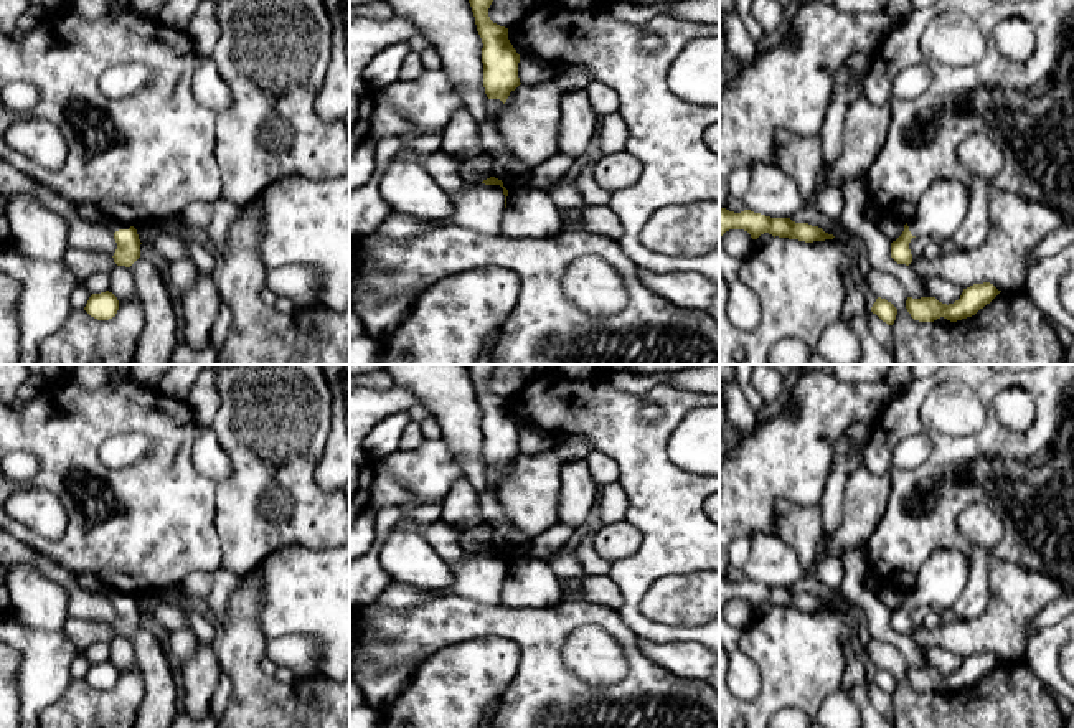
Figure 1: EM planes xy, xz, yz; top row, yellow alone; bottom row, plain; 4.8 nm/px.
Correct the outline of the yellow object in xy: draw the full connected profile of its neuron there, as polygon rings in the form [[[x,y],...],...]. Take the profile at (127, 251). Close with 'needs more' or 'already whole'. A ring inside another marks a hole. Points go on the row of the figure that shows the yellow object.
[[[78,203],[76,210],[89,223],[104,226],[114,233],[117,249],[112,258],[117,266],[130,267],[140,258],[142,243],[134,226],[112,220],[92,203]]]; needs more

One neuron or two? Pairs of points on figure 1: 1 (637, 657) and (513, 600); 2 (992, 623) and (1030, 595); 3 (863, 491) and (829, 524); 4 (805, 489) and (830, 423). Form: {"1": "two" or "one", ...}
{"1": "two", "2": "one", "3": "two", "4": "one"}

